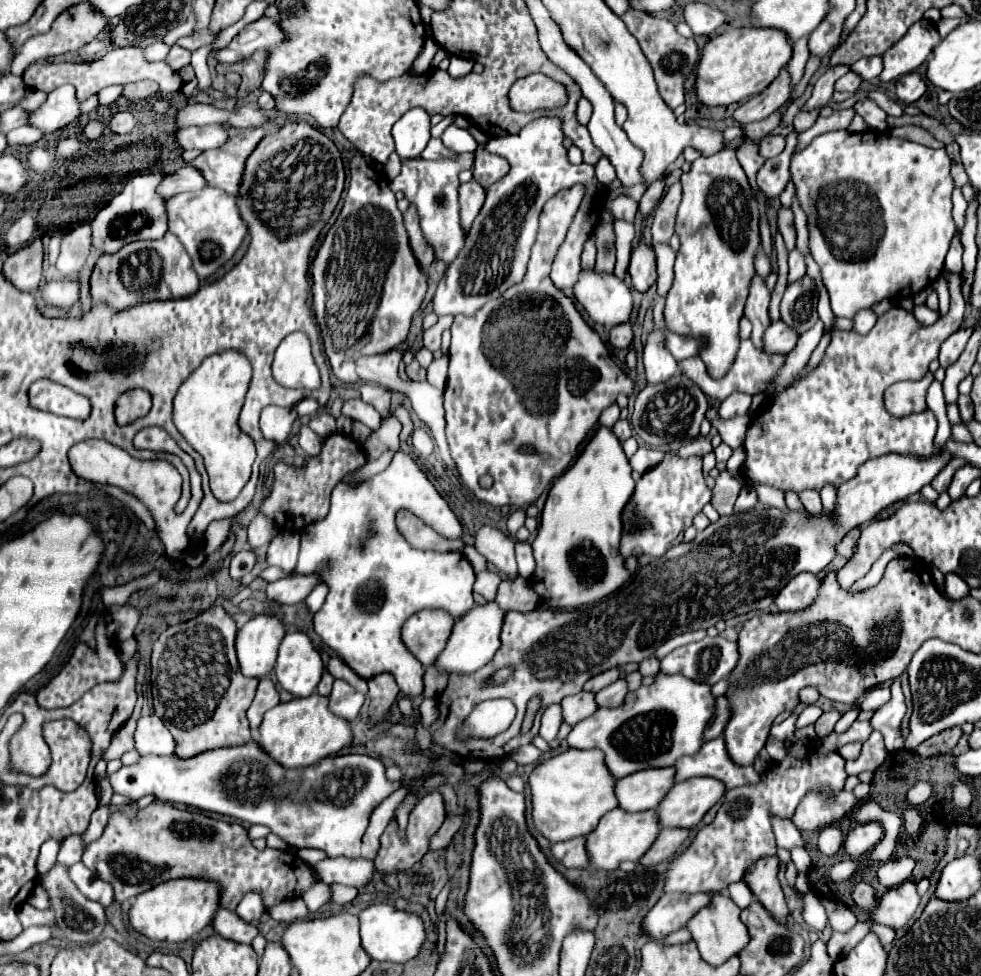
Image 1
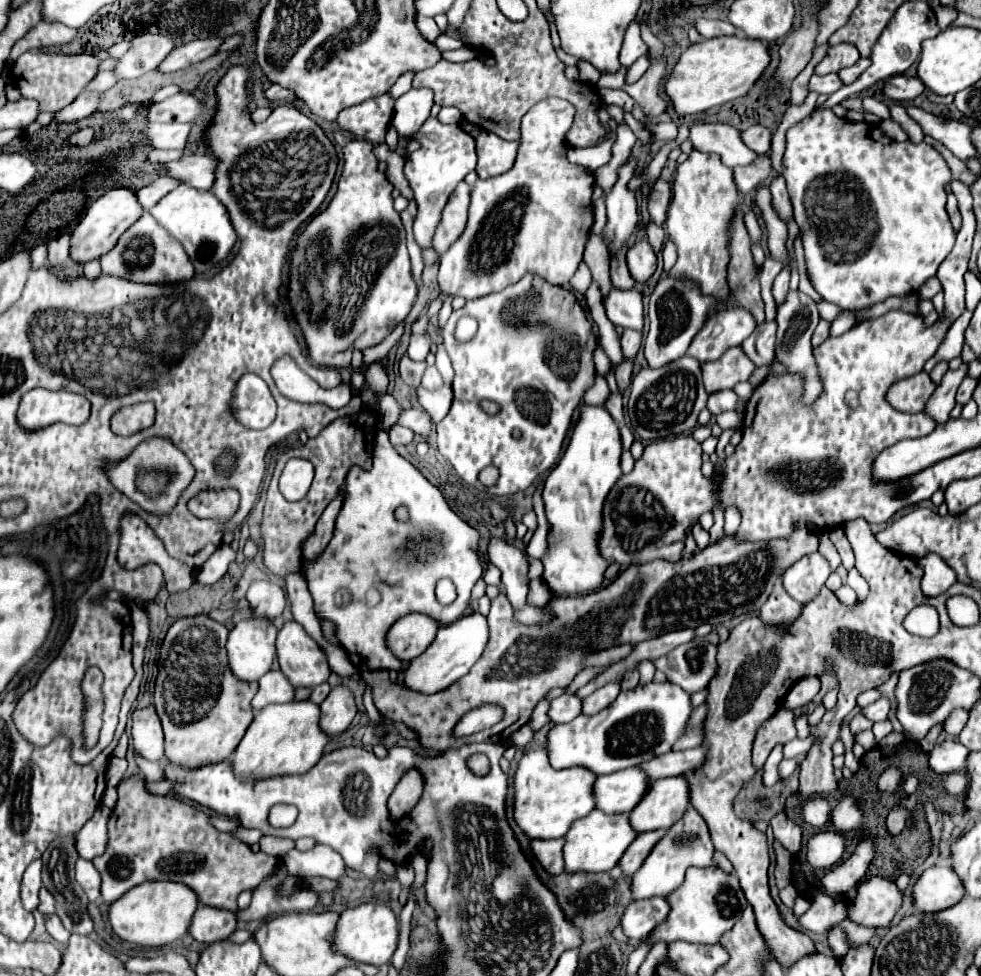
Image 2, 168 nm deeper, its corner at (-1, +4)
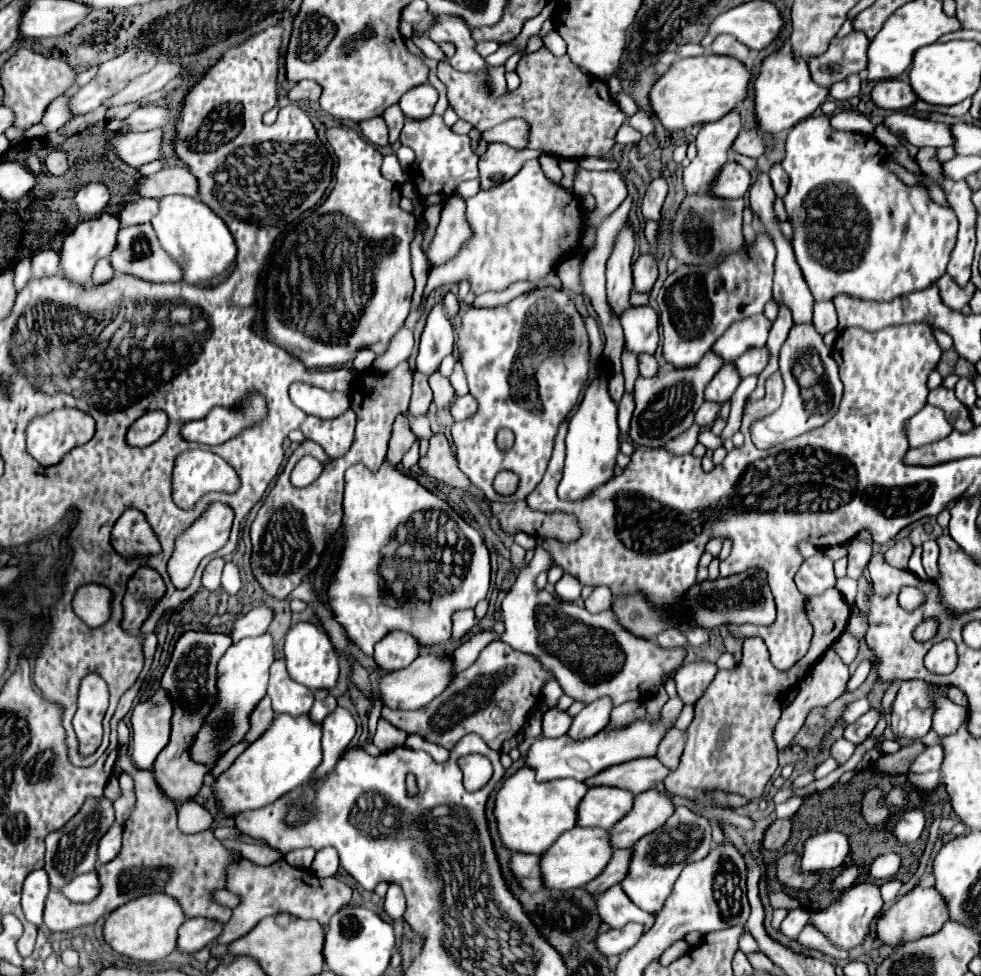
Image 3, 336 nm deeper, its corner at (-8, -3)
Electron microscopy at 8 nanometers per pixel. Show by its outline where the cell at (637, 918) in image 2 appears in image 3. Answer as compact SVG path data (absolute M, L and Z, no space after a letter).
M628 923L622 929L610 929L606 933L598 933L596 937L596 949L610 957L610 955L622 955L626 953L632 945L636 945L636 941L642 935L642 925L638 923Z

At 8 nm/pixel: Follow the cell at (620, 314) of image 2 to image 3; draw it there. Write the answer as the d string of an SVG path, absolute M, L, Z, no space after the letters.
M646 305L646 307L630 307L624 311L620 317L620 323L624 327L624 349L628 349L634 355L648 353L654 355L658 347L658 315L656 311Z

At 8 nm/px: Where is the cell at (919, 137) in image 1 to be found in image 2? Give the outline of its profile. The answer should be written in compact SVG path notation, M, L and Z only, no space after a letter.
M889 118L889 120L883 120L883 122L879 124L879 128L881 128L891 140L897 140L897 142L905 142L905 140L907 140L905 130L901 130L901 128L897 126L897 122L893 122L891 118Z

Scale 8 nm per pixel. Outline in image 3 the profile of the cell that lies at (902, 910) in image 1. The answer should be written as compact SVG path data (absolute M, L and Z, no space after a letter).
M856 883L850 889L842 891L842 895L832 905L828 905L820 911L812 911L808 925L816 927L820 933L824 933L838 949L848 951L866 939L866 935L870 933L870 925L882 913L882 905L884 903L880 897L880 889L874 883Z

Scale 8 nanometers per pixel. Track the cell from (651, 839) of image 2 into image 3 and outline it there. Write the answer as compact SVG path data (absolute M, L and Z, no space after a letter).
M616 849L612 855L612 861L604 867L604 873L600 873L600 877L596 881L588 883L588 891L592 895L600 895L606 889L610 889L612 885L620 883L628 873L630 855L632 855L632 849Z

